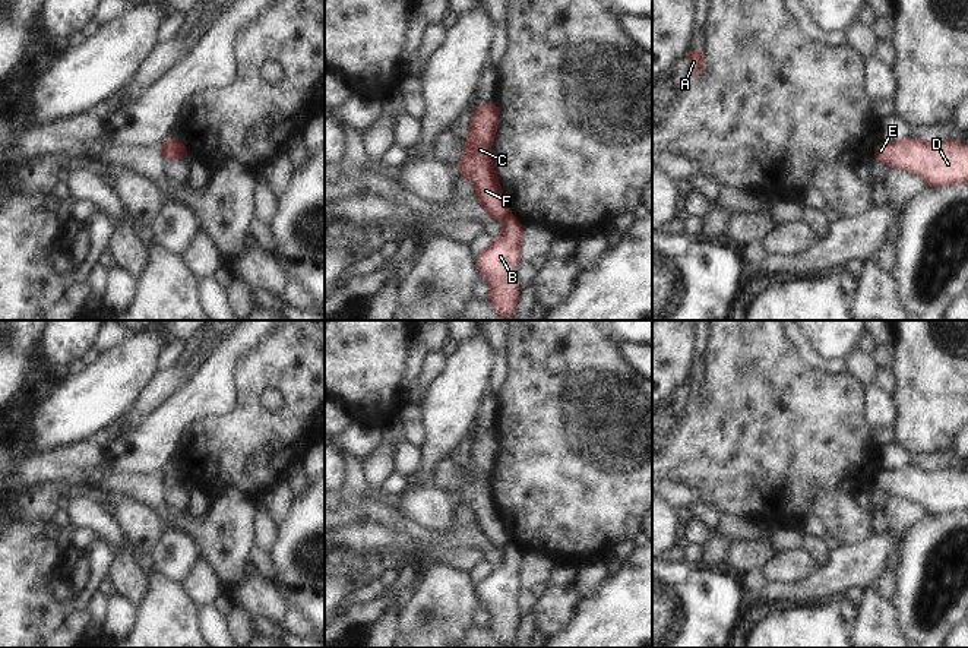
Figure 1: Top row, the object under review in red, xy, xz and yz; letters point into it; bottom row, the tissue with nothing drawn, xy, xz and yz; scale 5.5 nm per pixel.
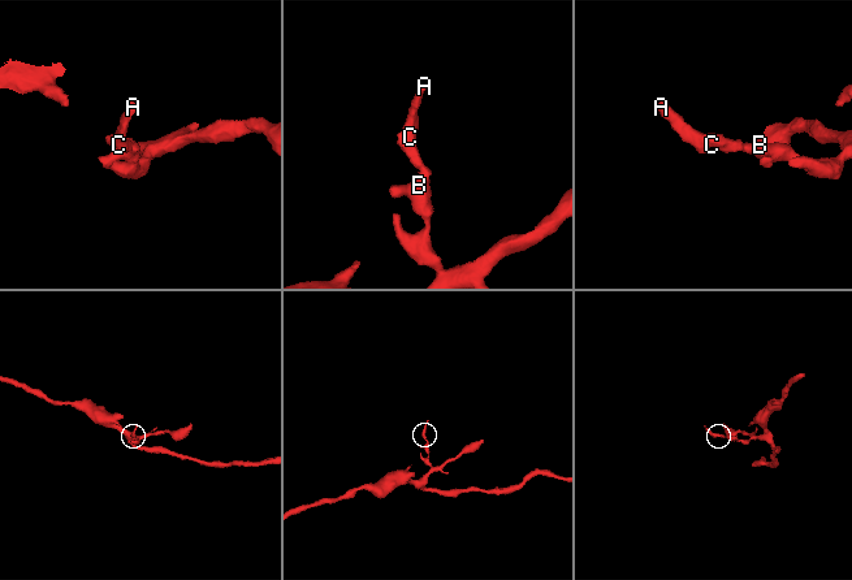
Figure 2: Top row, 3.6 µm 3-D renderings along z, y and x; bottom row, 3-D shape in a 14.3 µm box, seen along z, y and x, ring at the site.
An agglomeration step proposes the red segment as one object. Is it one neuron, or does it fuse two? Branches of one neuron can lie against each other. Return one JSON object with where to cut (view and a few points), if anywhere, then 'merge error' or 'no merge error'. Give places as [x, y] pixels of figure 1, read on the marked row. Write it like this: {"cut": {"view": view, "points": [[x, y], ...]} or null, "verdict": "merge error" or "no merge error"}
{"cut": {"view": "xz", "points": [[511, 214], [503, 221]]}, "verdict": "merge error"}

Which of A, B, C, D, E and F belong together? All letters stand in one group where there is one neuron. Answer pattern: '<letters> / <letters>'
A C F / B D E

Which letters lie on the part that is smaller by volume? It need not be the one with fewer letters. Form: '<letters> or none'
A, C, F.

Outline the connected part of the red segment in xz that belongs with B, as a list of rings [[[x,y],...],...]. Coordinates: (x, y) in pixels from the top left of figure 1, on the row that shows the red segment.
[[[510,215],[503,221],[502,234],[474,259],[483,279],[491,287],[488,301],[503,320],[512,320],[521,291],[516,268],[523,234],[516,216]]]

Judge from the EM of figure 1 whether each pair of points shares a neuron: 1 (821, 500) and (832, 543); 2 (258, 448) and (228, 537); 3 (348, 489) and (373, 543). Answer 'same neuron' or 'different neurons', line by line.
1: different neurons
2: different neurons
3: different neurons

